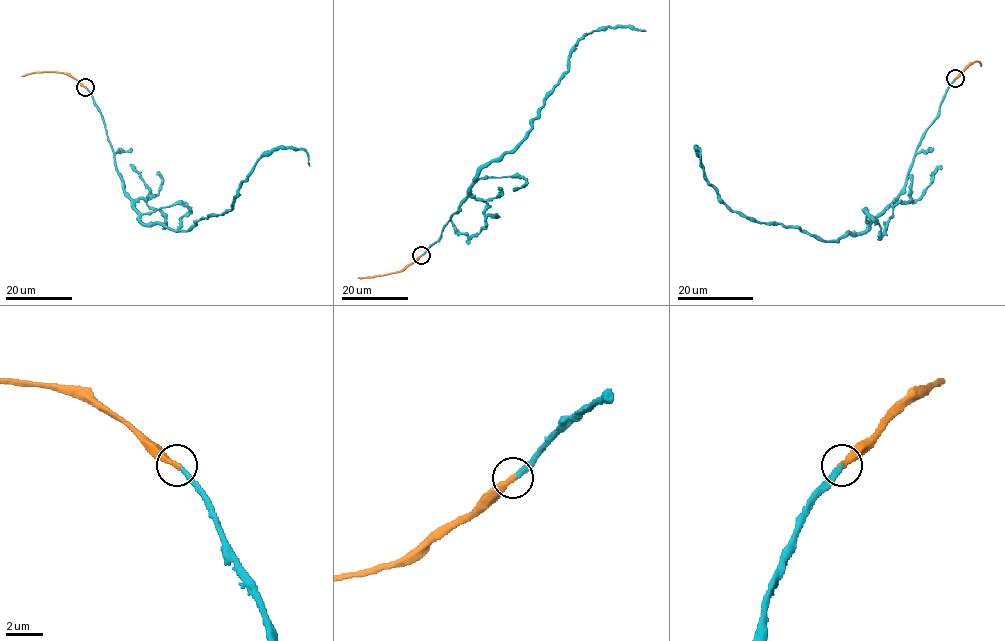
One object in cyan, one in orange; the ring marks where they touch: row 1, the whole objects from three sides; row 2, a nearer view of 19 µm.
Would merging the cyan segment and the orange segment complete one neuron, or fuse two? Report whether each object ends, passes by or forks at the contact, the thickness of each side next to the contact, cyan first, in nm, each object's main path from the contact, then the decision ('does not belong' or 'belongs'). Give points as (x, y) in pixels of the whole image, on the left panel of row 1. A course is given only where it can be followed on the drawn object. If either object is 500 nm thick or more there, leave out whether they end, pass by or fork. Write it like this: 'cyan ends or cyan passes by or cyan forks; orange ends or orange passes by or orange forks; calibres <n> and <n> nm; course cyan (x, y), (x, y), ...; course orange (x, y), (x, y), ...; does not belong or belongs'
cyan ends; orange ends; calibres 280 and 320 nm; course cyan (85, 87), (124, 192), (146, 224), (187, 230), (225, 213), (261, 157), (280, 148), (302, 149), (310, 166); course orange (85, 87), (64, 73), (38, 72), (22, 76); belongs

